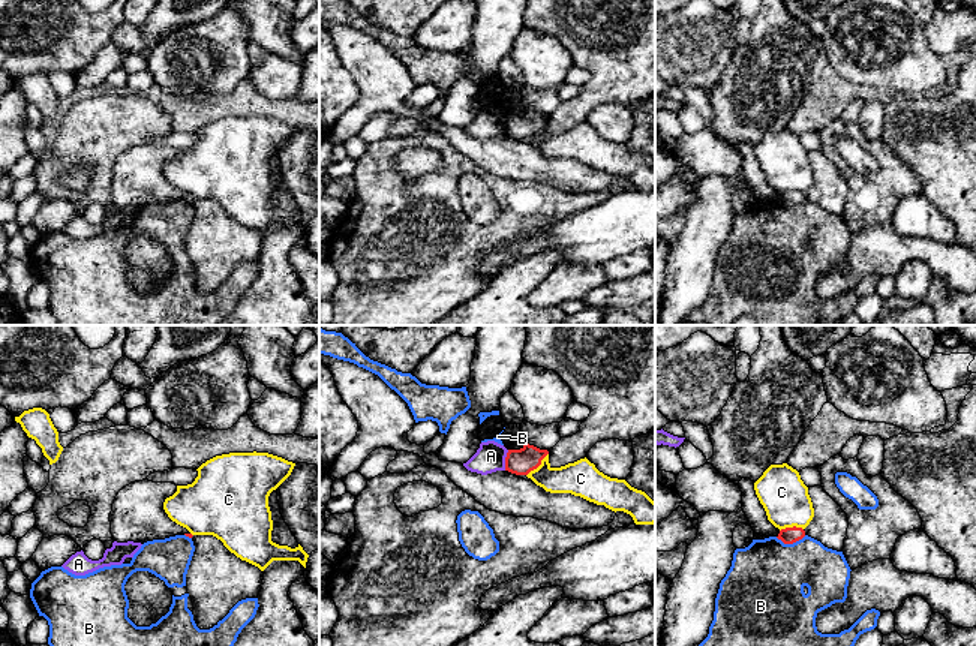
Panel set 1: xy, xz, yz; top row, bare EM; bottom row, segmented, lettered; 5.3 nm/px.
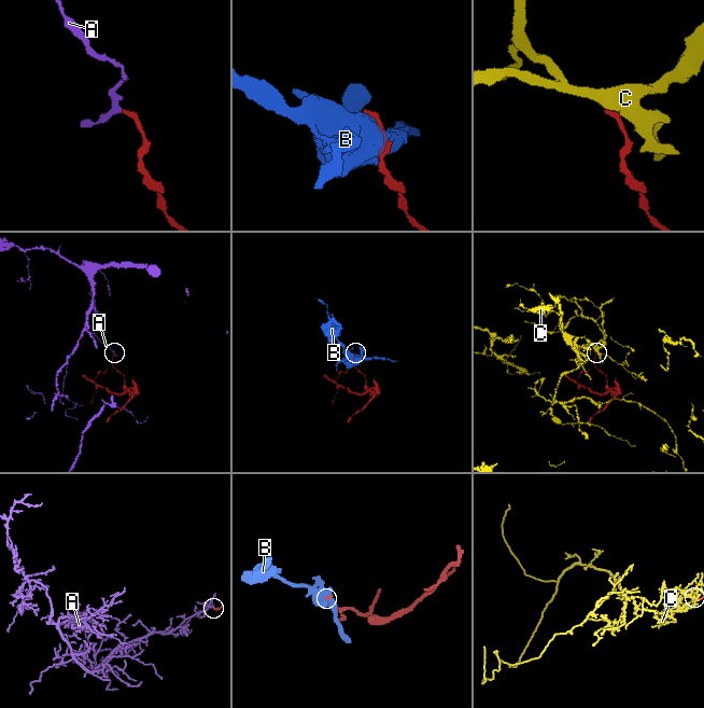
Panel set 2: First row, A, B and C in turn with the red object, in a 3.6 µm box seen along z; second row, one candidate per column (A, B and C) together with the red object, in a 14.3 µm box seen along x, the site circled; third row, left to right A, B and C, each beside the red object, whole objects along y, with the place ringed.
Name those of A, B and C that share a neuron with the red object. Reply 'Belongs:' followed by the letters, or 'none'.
Belongs: none

